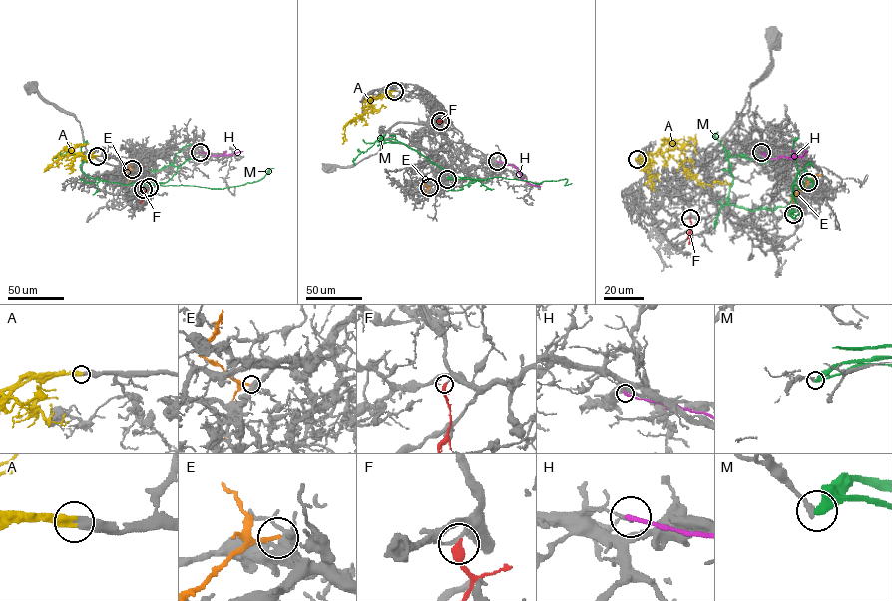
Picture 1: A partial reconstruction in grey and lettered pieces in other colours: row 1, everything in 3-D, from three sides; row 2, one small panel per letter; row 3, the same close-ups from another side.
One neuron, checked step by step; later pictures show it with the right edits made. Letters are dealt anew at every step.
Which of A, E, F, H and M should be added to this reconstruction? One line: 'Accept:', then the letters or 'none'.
Accept: A

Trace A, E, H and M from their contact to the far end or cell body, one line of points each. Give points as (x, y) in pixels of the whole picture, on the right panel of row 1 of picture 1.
A: (637, 159), (658, 150), (667, 152), (698, 181), (710, 185), (716, 181), (730, 185)
E: (808, 182), (796, 193), (793, 204)
H: (761, 152), (768, 158), (777, 158), (802, 157), (806, 151)
M: (793, 214), (788, 206), (748, 210), (726, 201), (732, 175), (725, 158), (743, 156), (768, 161)

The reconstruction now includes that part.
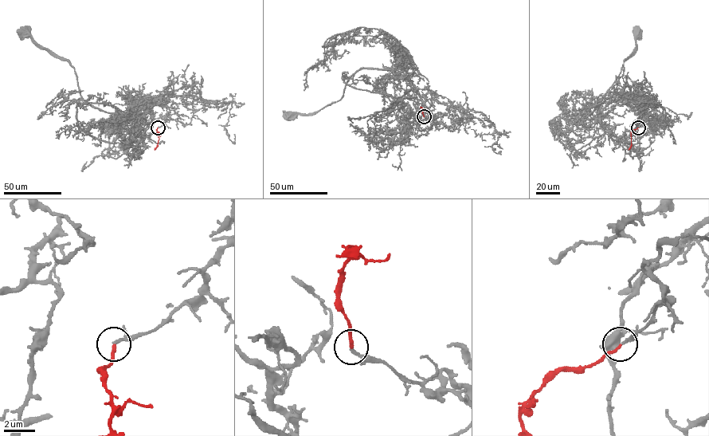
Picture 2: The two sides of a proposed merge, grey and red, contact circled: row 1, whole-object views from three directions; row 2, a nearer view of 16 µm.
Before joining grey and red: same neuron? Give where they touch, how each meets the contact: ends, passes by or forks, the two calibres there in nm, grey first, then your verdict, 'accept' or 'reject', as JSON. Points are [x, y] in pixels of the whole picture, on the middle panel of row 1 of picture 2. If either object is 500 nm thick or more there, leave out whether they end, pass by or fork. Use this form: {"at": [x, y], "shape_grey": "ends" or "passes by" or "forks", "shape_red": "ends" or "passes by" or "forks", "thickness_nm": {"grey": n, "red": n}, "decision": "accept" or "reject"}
{"at": [424, 116], "shape_grey": "ends", "shape_red": "ends", "thickness_nm": {"grey": 200, "red": 180}, "decision": "accept"}

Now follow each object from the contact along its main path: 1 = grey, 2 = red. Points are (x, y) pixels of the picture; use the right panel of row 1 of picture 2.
1: (638, 127), (638, 111), (629, 104), (602, 102), (591, 114), (590, 108), (612, 85), (635, 50), (640, 33)
2: (638, 127), (630, 133), (631, 146), (628, 150)

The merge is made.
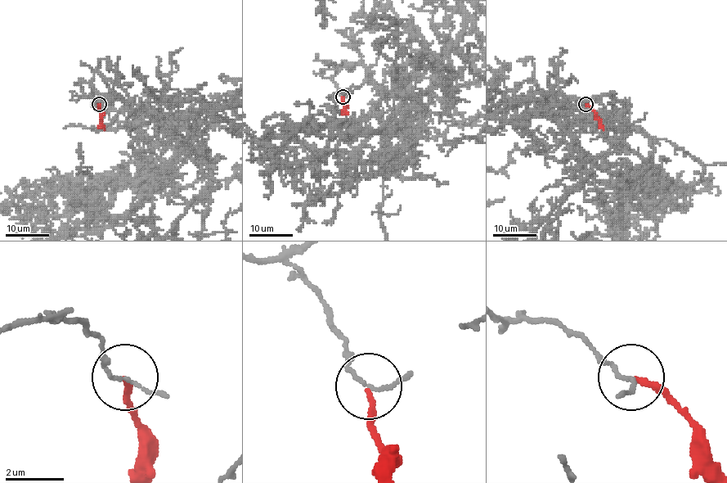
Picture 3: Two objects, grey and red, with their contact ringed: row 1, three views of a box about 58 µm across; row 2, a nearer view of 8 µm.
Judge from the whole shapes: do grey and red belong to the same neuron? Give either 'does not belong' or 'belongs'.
does not belong

